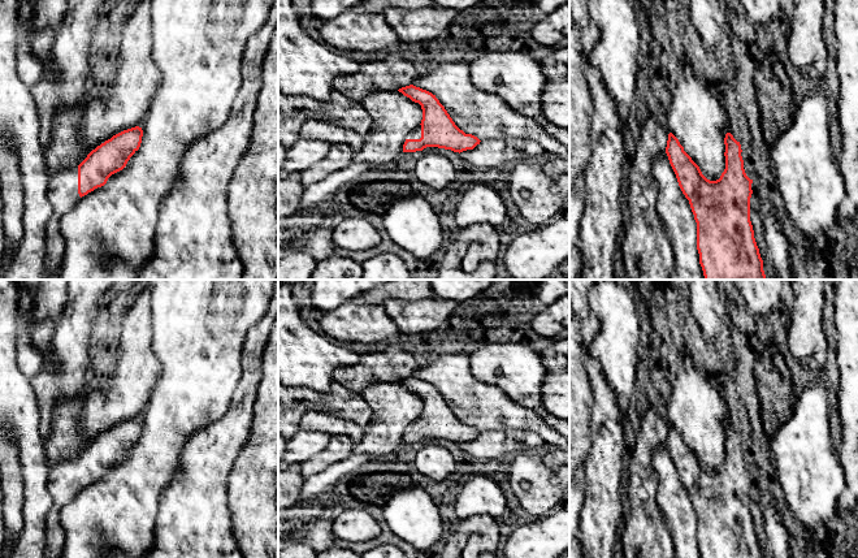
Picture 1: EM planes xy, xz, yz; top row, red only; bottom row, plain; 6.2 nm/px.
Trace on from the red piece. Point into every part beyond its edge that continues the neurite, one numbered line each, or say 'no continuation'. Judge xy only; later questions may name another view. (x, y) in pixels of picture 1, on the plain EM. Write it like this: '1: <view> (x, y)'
1: xy (63, 478)

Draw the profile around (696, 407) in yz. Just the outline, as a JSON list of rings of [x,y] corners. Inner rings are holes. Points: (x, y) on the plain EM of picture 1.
[[[684,349],[680,355],[681,367],[671,376],[671,394],[666,399],[667,419],[699,458],[702,466],[710,472],[716,472],[725,460],[724,429],[727,424],[732,425],[729,410],[719,386],[696,367],[690,352]]]

